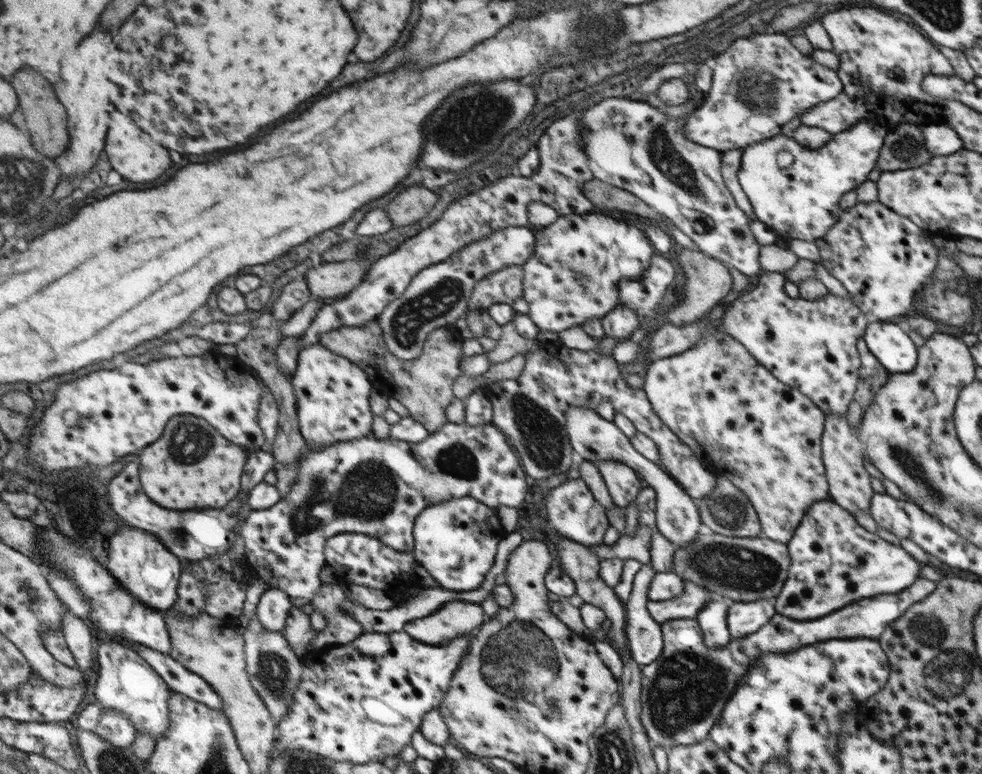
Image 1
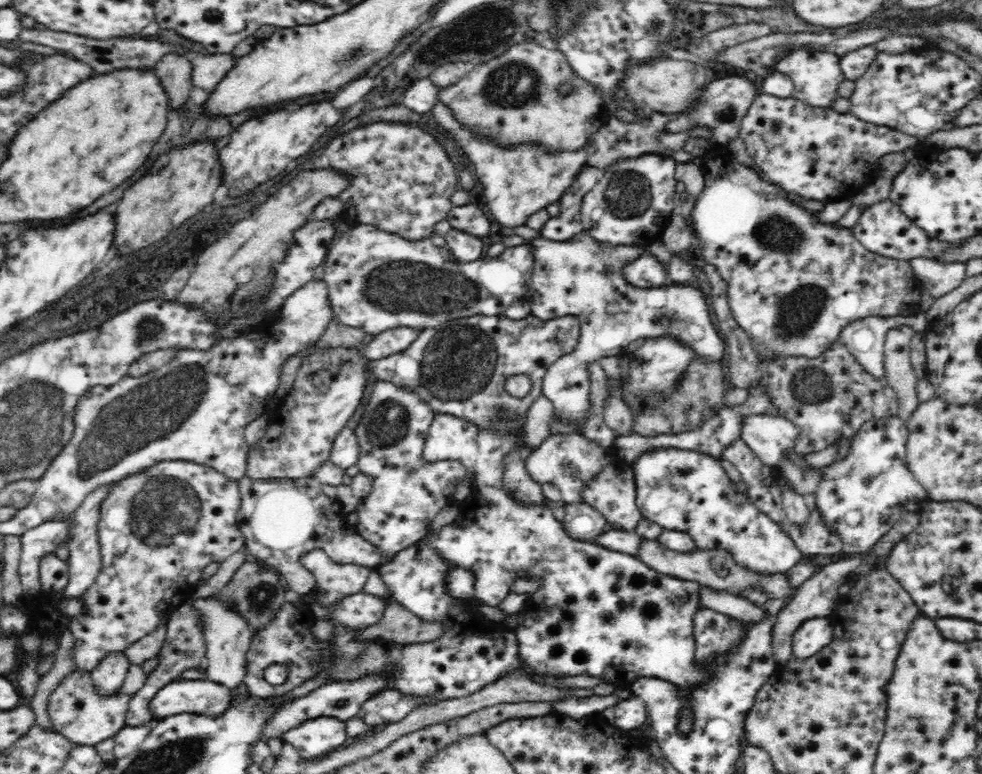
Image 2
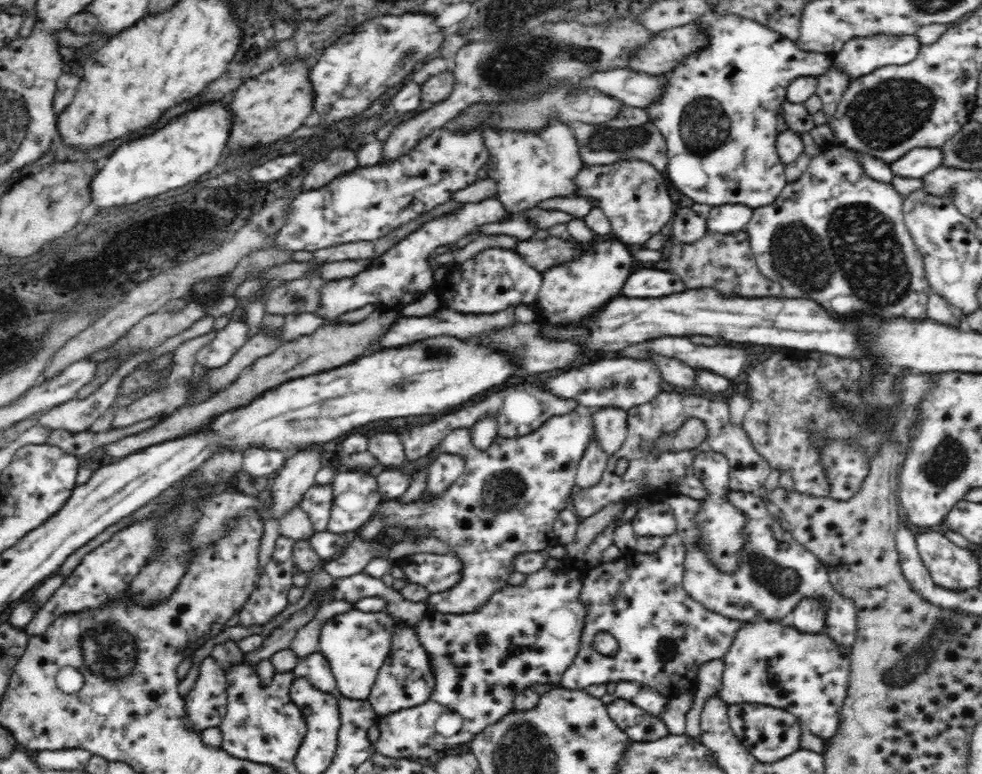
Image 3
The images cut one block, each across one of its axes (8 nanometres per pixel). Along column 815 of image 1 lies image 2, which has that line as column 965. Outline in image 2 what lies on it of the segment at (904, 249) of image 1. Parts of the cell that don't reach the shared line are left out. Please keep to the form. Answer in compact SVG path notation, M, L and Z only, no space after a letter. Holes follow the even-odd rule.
M889 198L885 201L878 202L865 209L862 216L858 218L858 224L853 227L854 236L866 247L866 249L874 251L876 254L885 255L888 258L895 258L899 261L906 261L914 257L924 257L936 261L946 249L965 245L964 242L951 244L948 242L940 242L938 239L928 236L928 233L922 228L914 225L914 222L904 215L903 210L894 204Z

